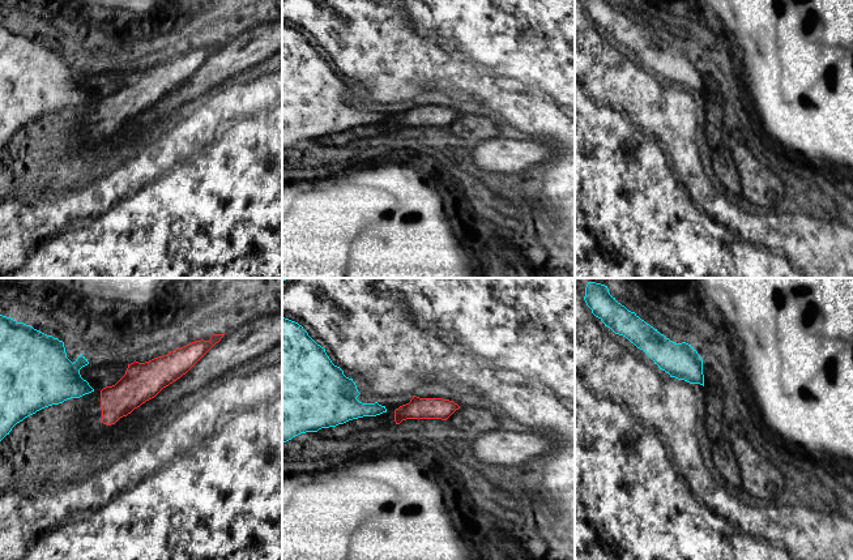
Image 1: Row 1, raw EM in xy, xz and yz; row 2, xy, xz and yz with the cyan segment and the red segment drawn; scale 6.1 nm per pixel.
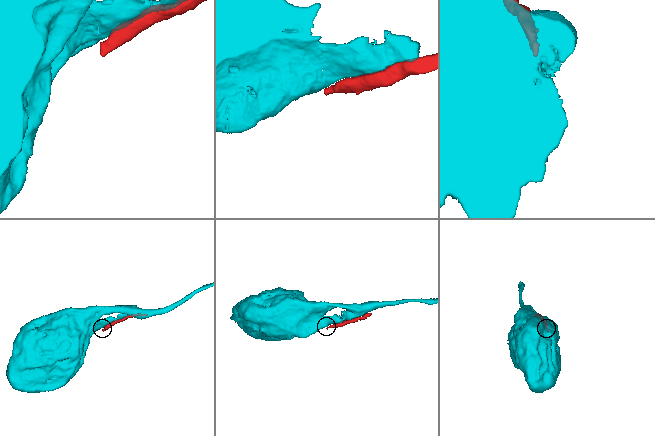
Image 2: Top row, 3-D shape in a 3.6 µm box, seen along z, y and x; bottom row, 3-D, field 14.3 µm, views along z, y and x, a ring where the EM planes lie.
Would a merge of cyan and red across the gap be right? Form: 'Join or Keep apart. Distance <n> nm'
Keep apart. Distance 50 nm

